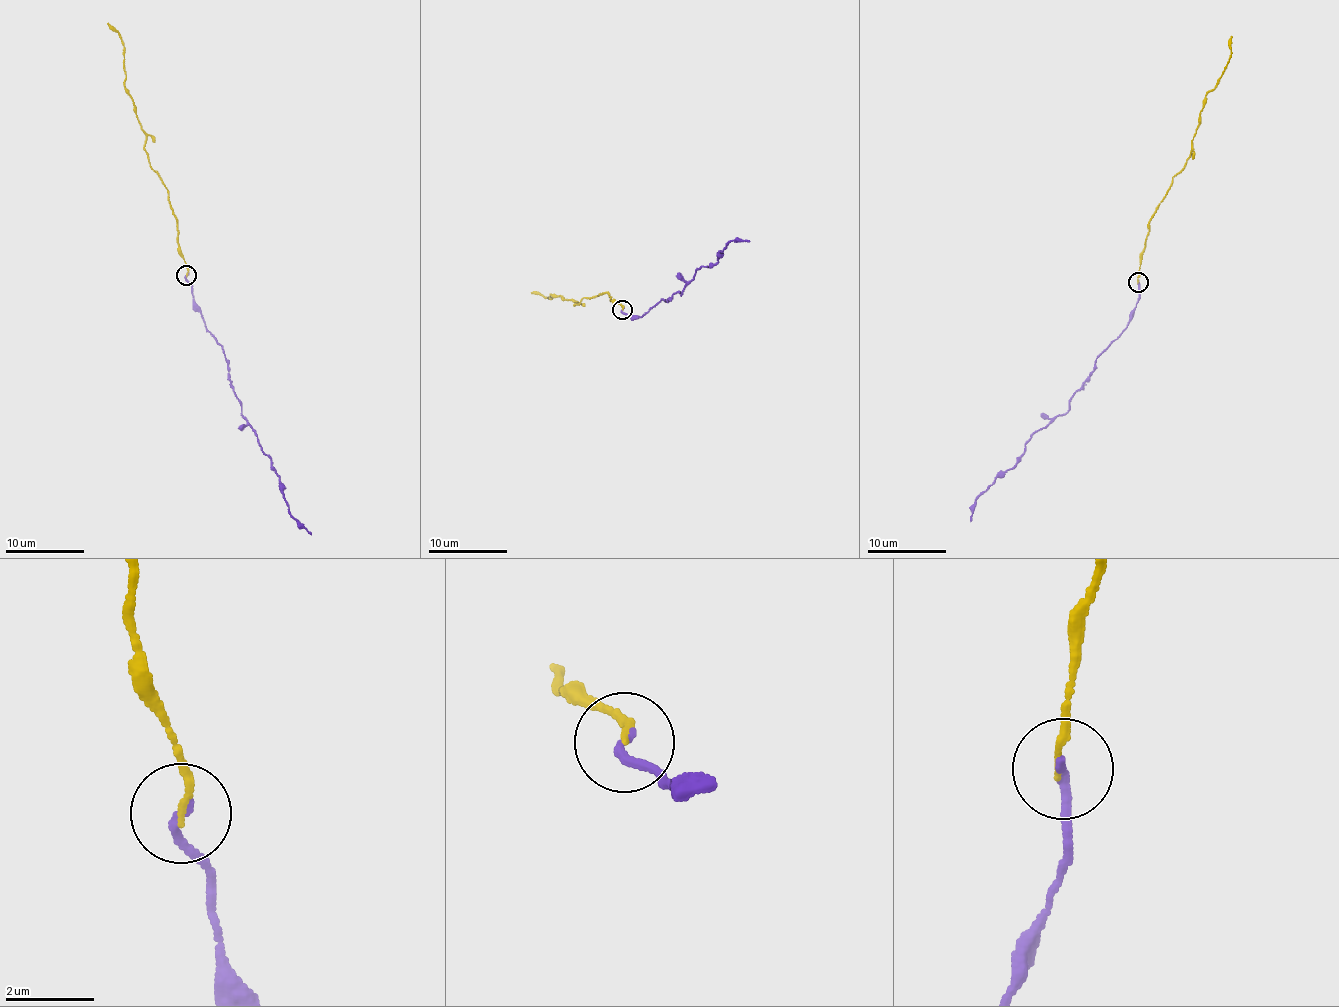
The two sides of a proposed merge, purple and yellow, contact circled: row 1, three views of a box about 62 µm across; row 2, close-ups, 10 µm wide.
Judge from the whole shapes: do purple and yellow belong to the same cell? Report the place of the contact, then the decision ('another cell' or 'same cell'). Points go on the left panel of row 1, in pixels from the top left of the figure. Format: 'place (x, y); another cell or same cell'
place (186, 275); same cell

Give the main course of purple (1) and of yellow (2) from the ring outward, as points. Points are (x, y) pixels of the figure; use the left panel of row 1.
1: (186, 275), (196, 309), (225, 356), (228, 381), (242, 403), (242, 416), (279, 474), (287, 510), (310, 535)
2: (186, 275), (177, 217), (168, 190), (150, 165), (145, 130), (124, 82), (124, 46), (108, 22)

